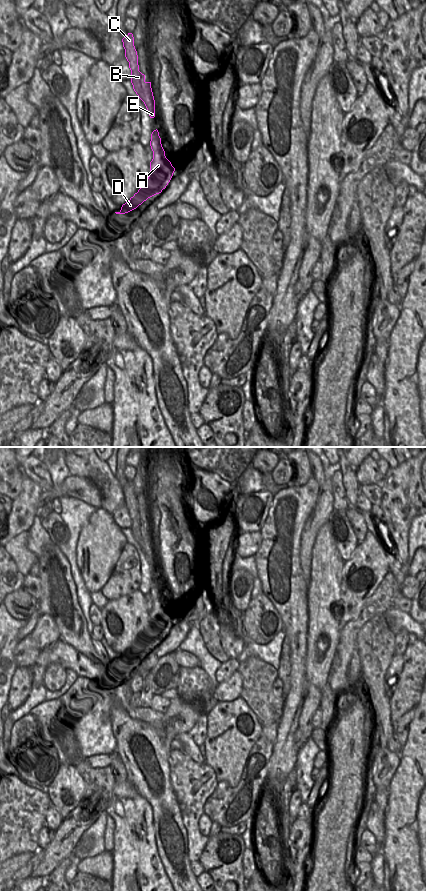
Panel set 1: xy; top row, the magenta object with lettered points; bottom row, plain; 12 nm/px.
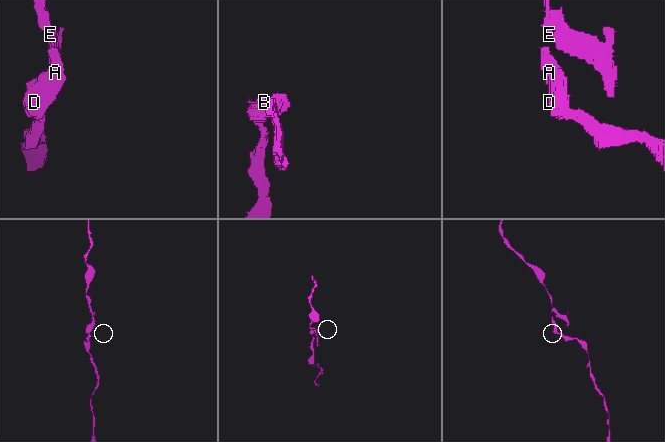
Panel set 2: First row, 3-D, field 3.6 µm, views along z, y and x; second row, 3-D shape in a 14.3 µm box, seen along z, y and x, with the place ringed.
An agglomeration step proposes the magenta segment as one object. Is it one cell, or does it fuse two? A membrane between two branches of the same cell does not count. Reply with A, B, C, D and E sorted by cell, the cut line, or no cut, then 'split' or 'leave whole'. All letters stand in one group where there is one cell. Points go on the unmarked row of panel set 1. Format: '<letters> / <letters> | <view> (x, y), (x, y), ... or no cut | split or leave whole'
A B C D / E | xy (151, 539), (145, 541), (143, 549) | split

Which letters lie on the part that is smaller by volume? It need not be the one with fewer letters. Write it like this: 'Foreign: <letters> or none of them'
Foreign: E

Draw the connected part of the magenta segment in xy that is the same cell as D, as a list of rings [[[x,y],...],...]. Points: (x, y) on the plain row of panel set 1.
[[[157,577],[151,582],[150,594],[153,599],[153,607],[150,610],[150,623],[138,640],[123,652],[121,658],[115,660],[116,662],[125,662],[136,657],[148,646],[161,641],[170,630],[175,616],[165,604]]]

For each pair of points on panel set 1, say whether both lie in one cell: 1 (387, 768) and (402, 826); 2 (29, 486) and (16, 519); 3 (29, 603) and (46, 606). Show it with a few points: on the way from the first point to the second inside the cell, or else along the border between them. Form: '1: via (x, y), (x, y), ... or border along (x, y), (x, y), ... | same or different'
1: border along (400, 759), (399, 765), (388, 786) | different
2: via (29, 494), (23, 511) | same
3: border along (37, 601), (38, 608) | different

